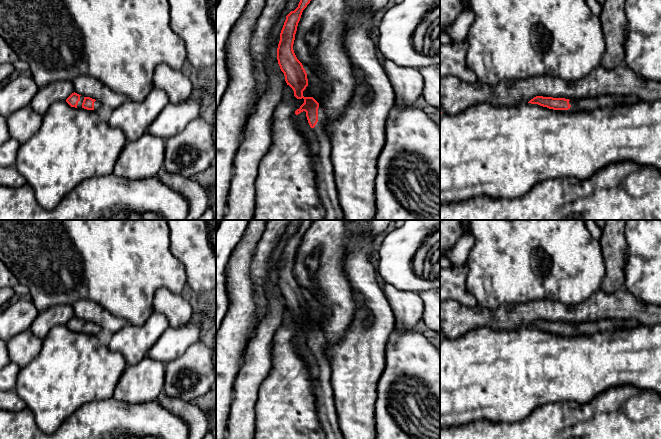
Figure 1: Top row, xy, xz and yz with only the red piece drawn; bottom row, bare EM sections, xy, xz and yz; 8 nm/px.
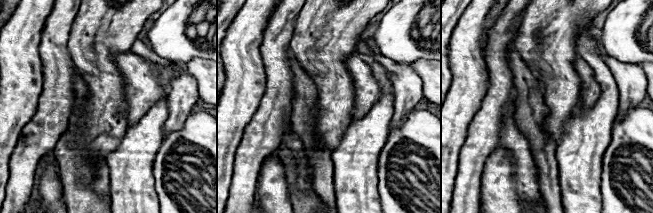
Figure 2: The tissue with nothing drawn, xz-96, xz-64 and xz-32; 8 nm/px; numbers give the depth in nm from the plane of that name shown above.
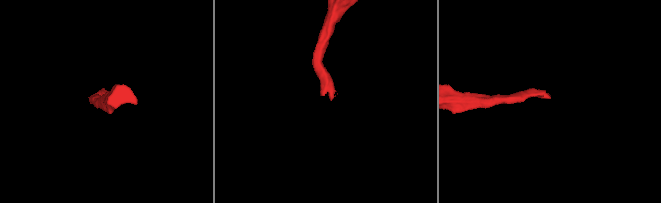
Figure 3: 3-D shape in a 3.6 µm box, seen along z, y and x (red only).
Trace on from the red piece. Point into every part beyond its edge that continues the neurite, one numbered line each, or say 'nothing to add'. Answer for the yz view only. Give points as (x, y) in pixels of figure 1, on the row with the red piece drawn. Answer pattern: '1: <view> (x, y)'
1: yz (586, 104)

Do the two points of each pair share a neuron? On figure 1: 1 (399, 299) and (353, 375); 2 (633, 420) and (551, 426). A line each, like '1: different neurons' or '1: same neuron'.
1: different neurons
2: same neuron

